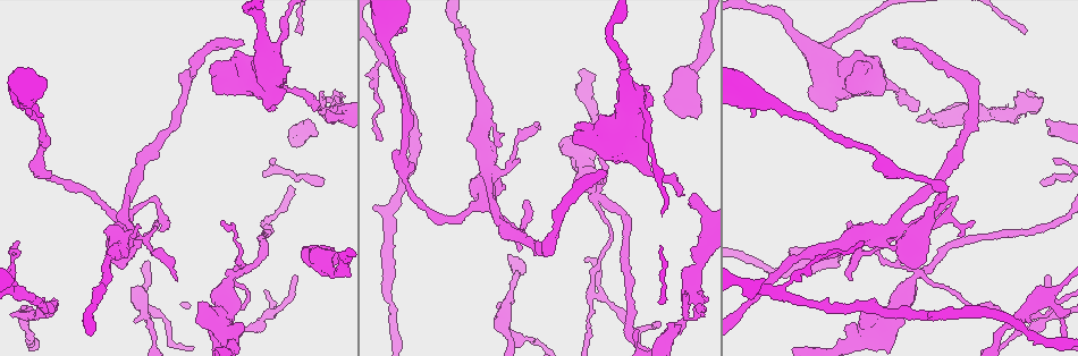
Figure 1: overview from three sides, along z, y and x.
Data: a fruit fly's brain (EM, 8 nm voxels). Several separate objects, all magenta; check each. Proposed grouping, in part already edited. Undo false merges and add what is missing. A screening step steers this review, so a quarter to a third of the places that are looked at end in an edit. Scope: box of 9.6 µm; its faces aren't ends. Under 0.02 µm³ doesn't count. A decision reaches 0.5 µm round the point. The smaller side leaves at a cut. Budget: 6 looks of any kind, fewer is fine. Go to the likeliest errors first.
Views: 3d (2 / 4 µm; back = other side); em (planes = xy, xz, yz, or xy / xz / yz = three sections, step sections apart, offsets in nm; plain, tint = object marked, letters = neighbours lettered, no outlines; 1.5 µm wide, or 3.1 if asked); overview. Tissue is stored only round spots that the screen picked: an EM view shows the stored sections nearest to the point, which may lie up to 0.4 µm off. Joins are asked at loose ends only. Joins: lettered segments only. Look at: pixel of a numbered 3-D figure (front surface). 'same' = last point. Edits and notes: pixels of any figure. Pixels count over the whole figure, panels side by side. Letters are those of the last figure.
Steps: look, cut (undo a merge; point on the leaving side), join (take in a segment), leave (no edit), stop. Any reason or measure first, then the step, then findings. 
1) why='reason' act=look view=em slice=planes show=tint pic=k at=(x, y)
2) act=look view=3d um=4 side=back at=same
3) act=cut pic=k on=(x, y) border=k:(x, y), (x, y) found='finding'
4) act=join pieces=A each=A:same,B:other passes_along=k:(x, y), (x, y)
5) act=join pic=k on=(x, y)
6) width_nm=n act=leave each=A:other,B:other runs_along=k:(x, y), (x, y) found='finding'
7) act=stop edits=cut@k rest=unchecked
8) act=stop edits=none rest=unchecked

why='four-way junction' act=look view=3d um=2 pic=1 at=(233, 272)

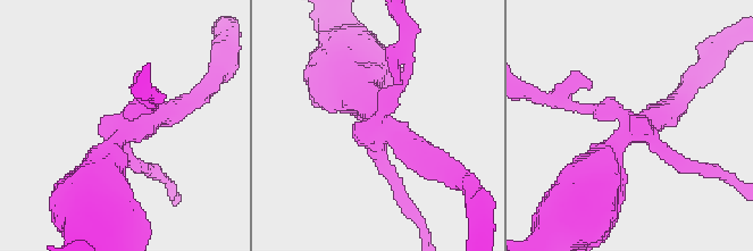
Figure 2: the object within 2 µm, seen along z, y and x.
arms=4 act=look view=em slice=xy step=4 show=letters pic=2 at=(639, 130)

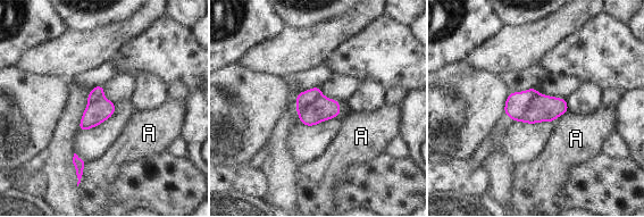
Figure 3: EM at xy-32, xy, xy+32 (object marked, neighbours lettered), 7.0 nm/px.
longest_contact=A:160nm act=cut pic=3 on=(517, 102) each=A:other border=3:(537, 94), (519, 119) found='two cells meet here'

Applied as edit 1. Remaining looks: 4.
why='redraw' act=look view=overview

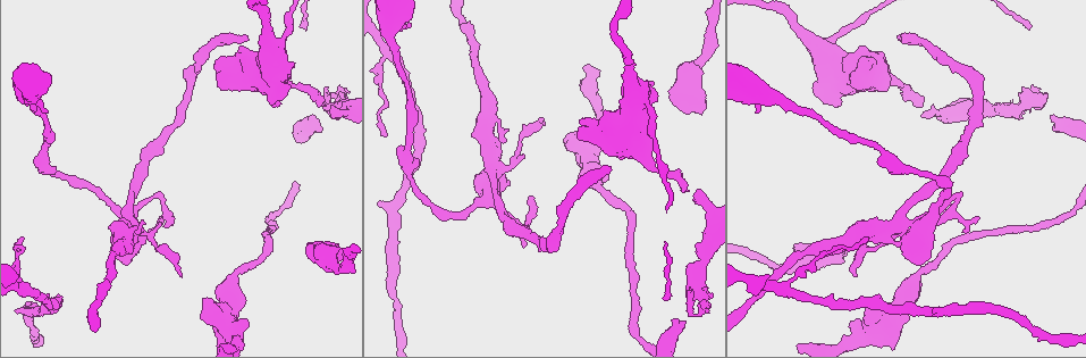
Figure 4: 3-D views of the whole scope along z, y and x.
why='an open end' act=look view=3d um=4 pic=4 at=(897, 36)

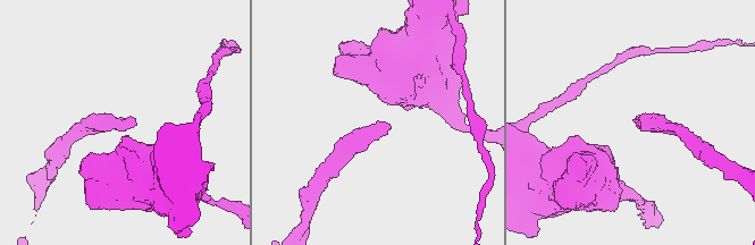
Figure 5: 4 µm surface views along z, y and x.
why='need the tissue' act=look view=em slice=xy step=4 show=letters pic=5 at=(637, 118)

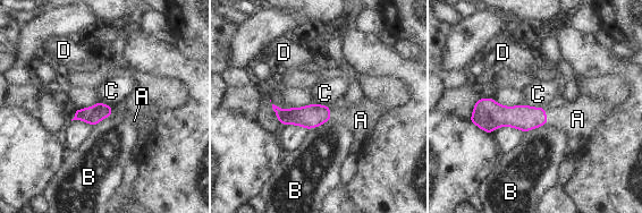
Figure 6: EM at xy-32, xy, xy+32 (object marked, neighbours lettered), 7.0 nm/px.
act=join pieces=A each=A:same,B:other,C:other,D:other passes_along=6:(525, 118), (545, 116), (577, 119) found='it goes on there'

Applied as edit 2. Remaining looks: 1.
why='thick end' act=look view=em slice=planes show=letters pic=4 at=(272, 107)

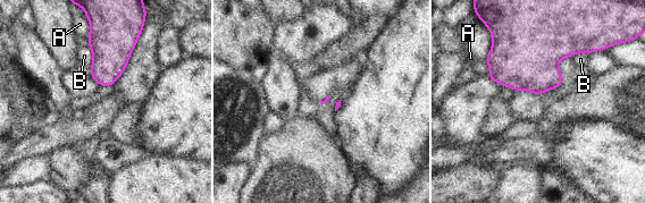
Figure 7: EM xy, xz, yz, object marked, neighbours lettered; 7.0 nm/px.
act=leave each=A:other,B:other border=7:(86, 45), (92, 56), (91, 65) found='none of them fits'

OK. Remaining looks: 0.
act=stop edits=cut@3,join@6 rest=unchecked

